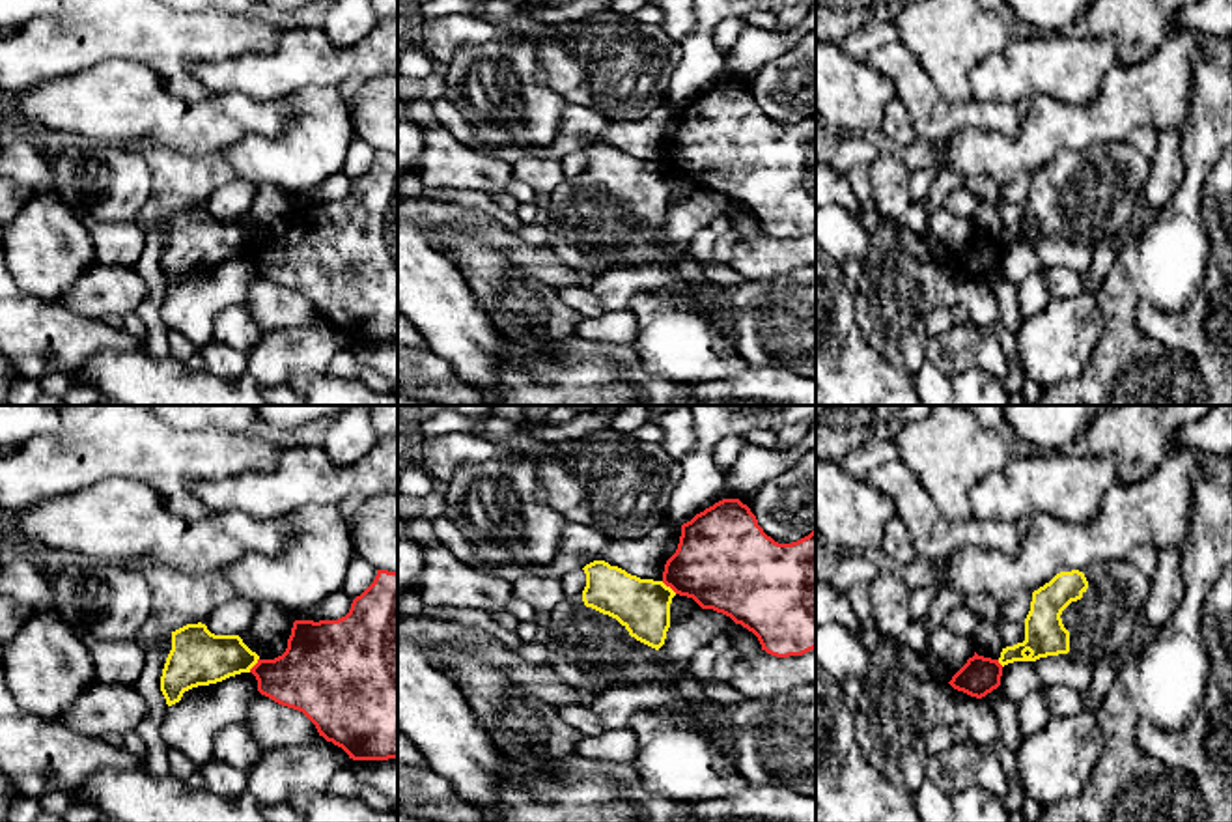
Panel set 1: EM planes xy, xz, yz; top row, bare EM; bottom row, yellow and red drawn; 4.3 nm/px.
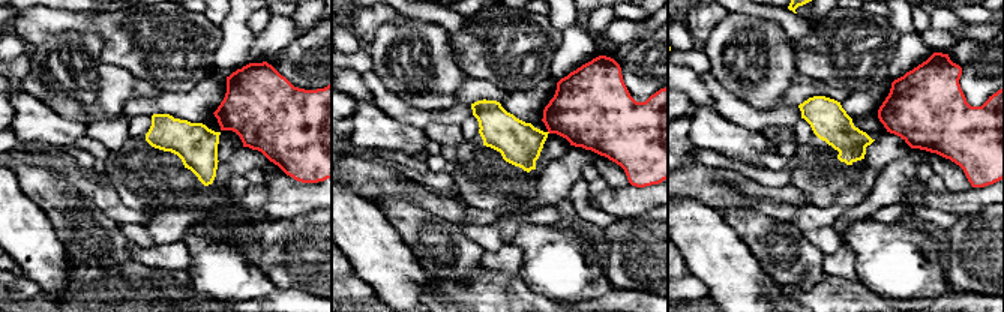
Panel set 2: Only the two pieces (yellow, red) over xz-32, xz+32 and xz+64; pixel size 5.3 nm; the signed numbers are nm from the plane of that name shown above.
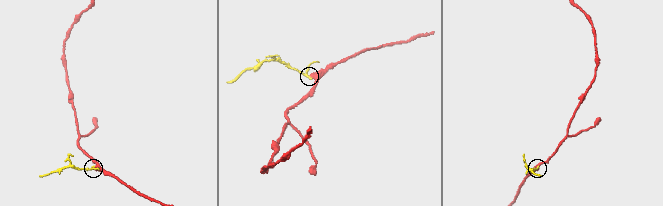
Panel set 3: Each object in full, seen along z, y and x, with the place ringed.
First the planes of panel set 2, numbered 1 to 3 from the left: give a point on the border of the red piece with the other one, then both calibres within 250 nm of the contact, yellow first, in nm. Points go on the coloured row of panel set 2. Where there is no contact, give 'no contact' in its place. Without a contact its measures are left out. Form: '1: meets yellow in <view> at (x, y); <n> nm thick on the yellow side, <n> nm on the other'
1: no contact
2: no contact
3: no contact

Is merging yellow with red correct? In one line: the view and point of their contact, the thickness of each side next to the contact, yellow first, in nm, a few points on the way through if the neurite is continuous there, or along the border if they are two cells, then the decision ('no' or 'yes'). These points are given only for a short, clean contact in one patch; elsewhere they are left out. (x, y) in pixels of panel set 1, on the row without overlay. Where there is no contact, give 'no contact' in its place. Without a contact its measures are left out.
xz (669, 169) | 240/400 nm | along xz (661, 163), (676, 174) | no

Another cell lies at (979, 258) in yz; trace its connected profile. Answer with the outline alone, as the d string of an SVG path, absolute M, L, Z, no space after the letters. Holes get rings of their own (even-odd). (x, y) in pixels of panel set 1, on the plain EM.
M974 234L948 265L958 273L982 280L1001 267L1001 258L1002 247L999 241L984 239Z

